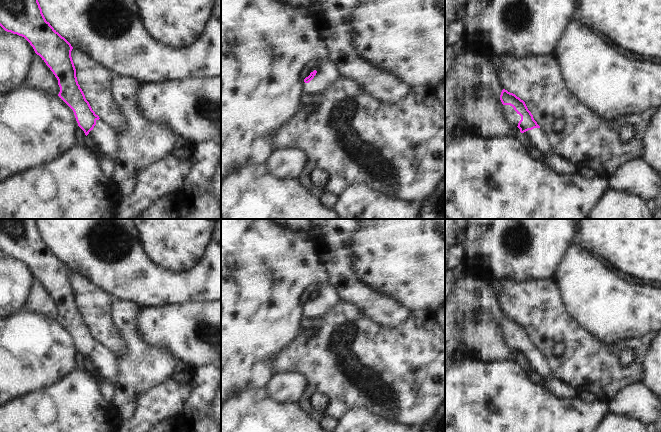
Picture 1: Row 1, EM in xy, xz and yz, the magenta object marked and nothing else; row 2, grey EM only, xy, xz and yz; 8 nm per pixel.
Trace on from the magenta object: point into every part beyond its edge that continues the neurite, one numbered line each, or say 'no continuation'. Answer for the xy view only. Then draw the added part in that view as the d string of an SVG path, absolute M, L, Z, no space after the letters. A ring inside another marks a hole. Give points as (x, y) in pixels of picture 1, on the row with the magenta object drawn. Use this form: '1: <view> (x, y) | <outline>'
1: xy (106, 139) | M99 119L96 125L86 136L92 145L96 148L100 155L118 162L120 147L119 132L107 122Z

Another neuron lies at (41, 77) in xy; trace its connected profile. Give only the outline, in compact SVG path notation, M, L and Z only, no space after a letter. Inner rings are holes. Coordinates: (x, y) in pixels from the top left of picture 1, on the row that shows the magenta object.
M35 54L30 75L26 79L26 85L52 95L58 95L60 92L57 78L37 54Z

